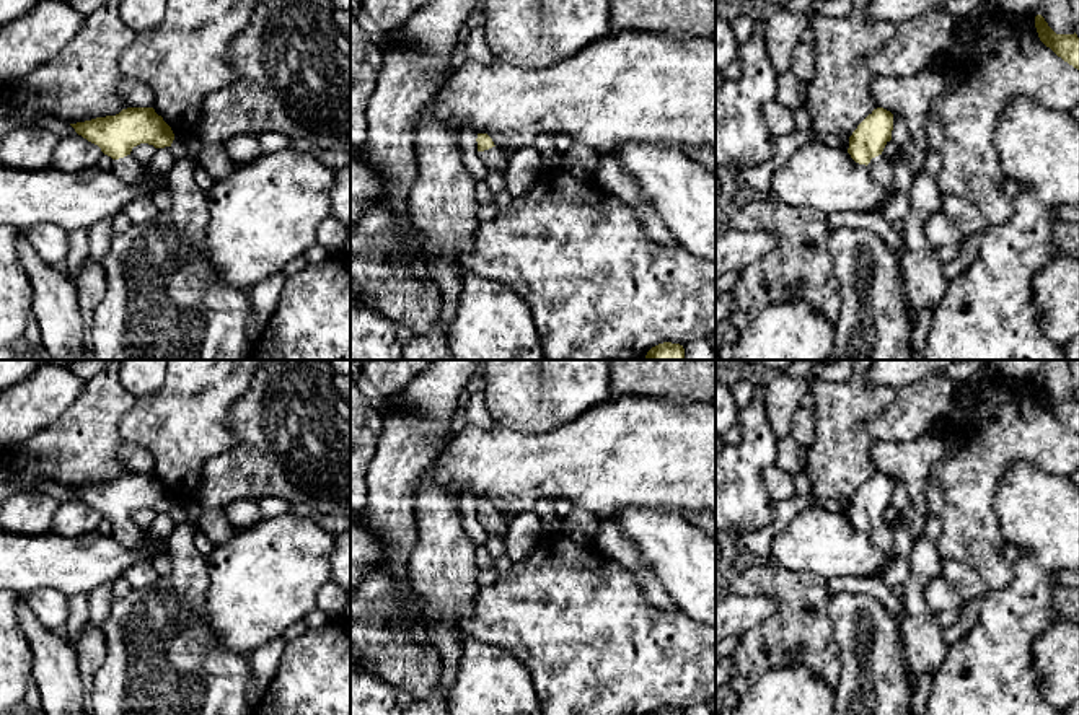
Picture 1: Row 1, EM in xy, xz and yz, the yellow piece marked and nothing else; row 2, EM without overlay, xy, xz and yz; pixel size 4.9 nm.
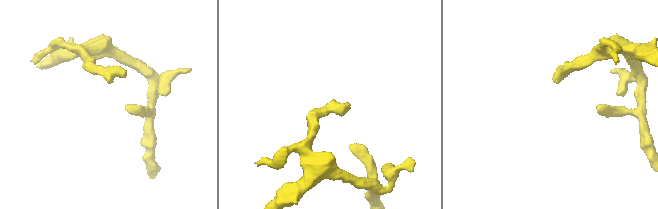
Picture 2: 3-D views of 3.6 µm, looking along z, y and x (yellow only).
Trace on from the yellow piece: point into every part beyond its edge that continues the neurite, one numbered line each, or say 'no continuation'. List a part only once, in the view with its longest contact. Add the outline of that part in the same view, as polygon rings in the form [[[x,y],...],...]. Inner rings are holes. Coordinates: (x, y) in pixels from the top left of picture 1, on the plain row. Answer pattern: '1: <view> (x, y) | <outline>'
1: yz (880, 535) | [[[879,520],[872,523],[867,531],[870,534],[870,541],[877,549],[880,549],[887,555],[887,562],[890,565],[895,560],[893,533],[890,529],[890,524],[885,523],[883,520]]]

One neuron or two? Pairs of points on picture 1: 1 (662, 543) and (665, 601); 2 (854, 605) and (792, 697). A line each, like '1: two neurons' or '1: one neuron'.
1: two neurons
2: two neurons

